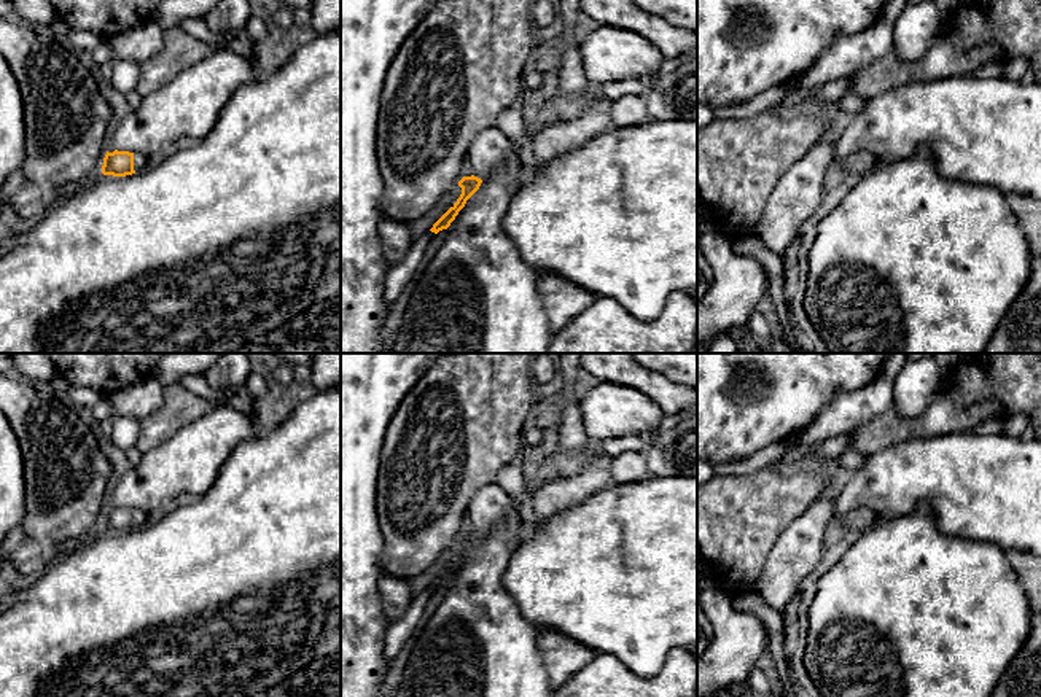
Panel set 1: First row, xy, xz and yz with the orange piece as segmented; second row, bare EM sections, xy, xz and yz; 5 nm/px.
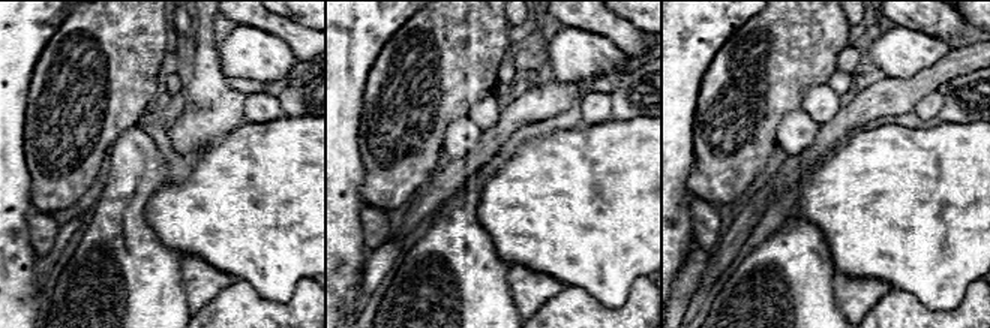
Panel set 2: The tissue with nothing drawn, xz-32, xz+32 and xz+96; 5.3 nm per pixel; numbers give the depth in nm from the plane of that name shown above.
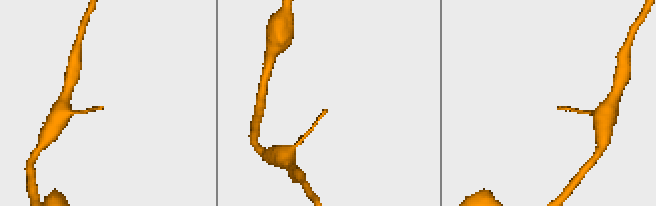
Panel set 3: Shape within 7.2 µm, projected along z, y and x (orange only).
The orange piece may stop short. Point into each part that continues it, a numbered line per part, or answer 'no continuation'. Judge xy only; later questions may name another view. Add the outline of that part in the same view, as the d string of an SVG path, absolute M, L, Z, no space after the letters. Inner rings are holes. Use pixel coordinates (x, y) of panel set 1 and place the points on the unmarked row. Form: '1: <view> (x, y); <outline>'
1: xy (140, 517); M134 509L134 527L135 528L142 528L143 525L146 525L150 522L150 519L151 519L150 514Z

